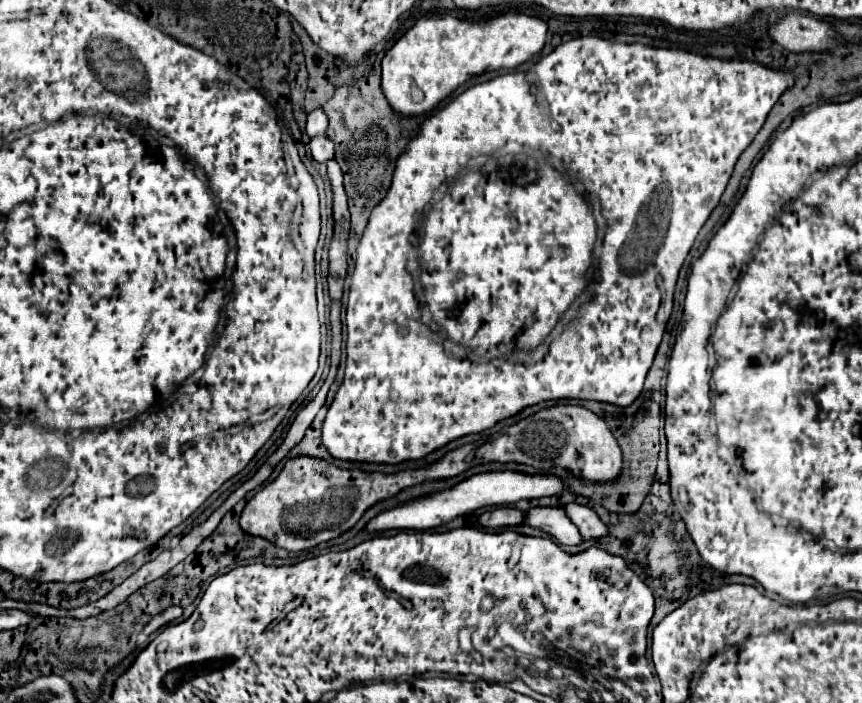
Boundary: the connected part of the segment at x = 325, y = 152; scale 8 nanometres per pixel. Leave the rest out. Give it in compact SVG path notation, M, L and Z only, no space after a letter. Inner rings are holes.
M328 137L312 139L310 141L310 153L316 163L326 163L328 159L334 159L334 143Z

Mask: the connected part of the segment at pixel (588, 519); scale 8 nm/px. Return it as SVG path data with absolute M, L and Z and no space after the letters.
M566 503L564 505L564 511L566 515L570 517L570 521L578 527L580 535L590 539L590 537L604 537L608 531L606 531L606 525L598 519L598 515L586 507L586 505L578 505L578 503Z

